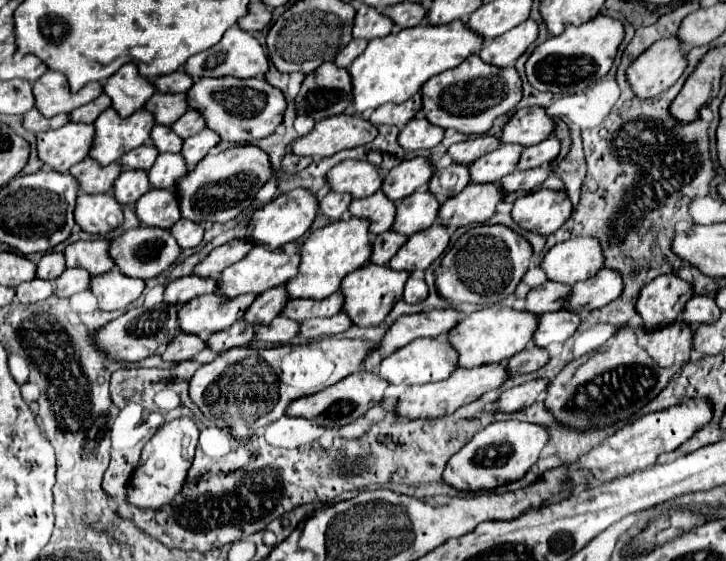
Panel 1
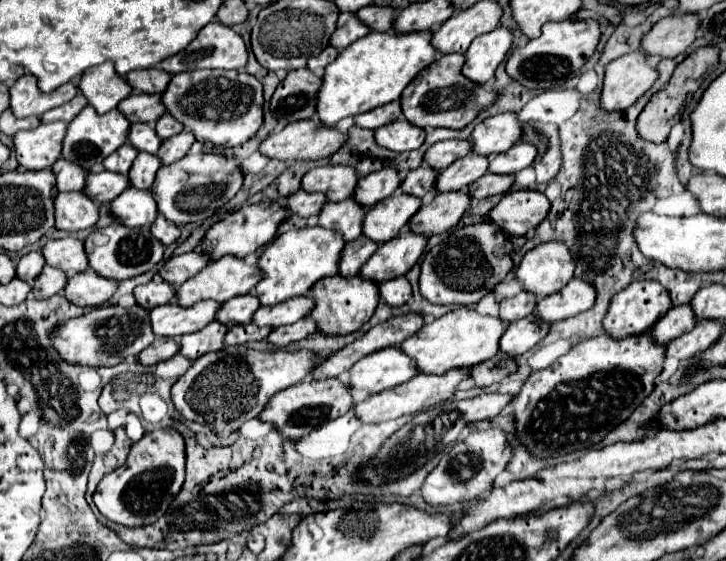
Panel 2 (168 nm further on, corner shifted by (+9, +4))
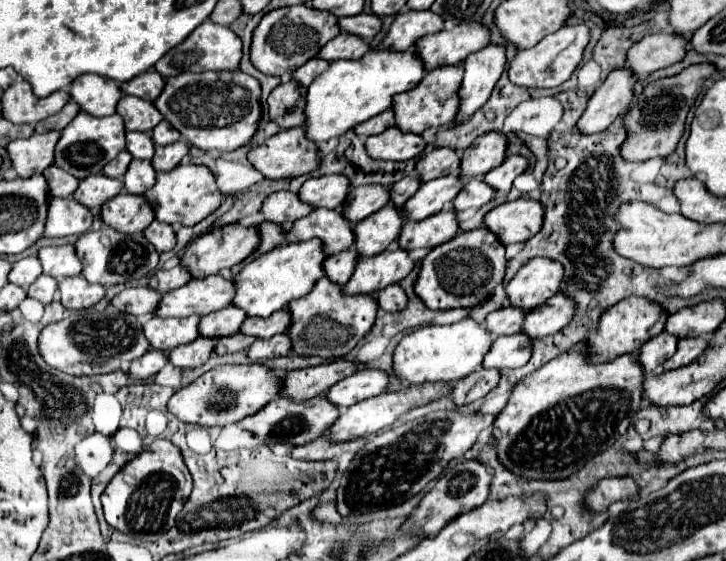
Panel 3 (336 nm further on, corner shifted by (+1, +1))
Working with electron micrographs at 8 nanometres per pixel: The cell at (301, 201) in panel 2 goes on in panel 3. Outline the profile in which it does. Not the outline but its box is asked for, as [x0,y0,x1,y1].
[261,192,313,226]

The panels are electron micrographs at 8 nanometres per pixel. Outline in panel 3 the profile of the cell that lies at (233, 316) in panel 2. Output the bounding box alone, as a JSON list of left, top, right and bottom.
[199,306,247,338]

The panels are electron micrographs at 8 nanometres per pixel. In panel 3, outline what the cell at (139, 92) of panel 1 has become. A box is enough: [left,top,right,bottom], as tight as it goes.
[69,74,123,116]

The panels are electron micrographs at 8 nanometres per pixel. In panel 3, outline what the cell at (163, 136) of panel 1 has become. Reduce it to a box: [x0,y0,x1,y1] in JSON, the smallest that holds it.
[125,132,155,160]

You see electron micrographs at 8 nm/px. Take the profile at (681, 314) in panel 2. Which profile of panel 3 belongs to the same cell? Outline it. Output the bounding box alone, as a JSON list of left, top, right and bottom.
[637,332,677,377]

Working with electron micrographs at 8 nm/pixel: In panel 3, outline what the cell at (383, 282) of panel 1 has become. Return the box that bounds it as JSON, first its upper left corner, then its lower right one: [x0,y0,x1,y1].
[287,278,379,360]

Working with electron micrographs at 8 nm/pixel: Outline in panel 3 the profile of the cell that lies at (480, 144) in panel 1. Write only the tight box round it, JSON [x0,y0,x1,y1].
[415,148,459,182]

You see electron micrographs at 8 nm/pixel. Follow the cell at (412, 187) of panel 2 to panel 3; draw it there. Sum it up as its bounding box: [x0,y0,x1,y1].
[391,176,419,206]

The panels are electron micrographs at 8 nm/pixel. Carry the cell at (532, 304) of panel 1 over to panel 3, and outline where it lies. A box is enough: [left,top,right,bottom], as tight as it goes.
[485,308,523,336]

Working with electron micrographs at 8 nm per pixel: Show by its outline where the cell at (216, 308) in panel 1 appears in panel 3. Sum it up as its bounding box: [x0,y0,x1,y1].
[143,318,199,350]

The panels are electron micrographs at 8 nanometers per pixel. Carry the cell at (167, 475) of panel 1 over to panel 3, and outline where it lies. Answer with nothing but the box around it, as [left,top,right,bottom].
[101,440,191,542]

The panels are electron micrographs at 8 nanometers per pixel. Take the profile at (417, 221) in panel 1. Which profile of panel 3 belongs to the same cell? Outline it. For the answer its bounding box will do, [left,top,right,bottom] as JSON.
[353,206,403,258]

